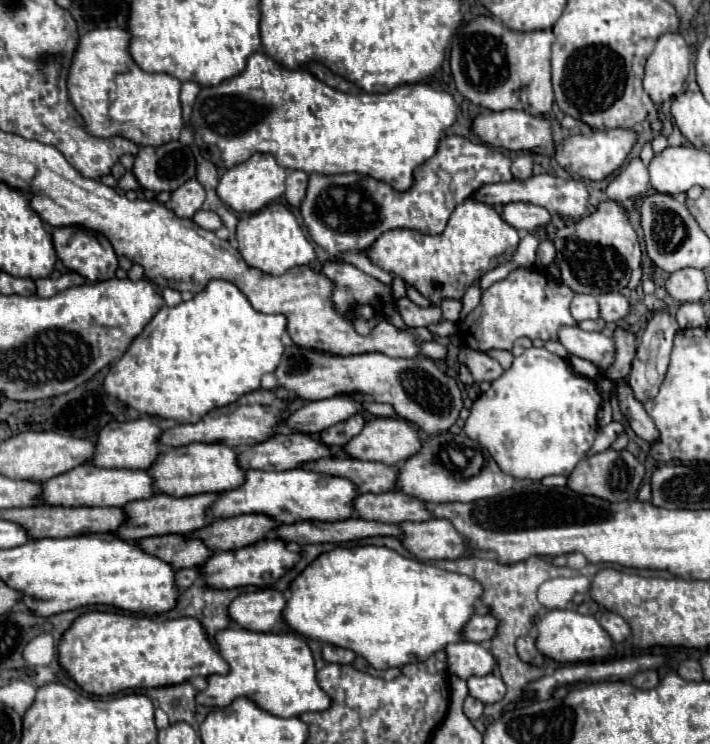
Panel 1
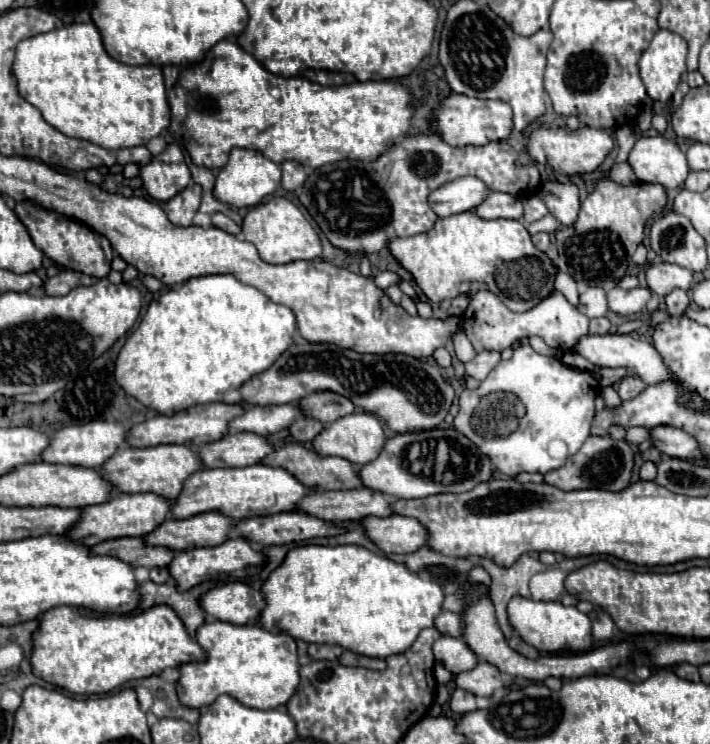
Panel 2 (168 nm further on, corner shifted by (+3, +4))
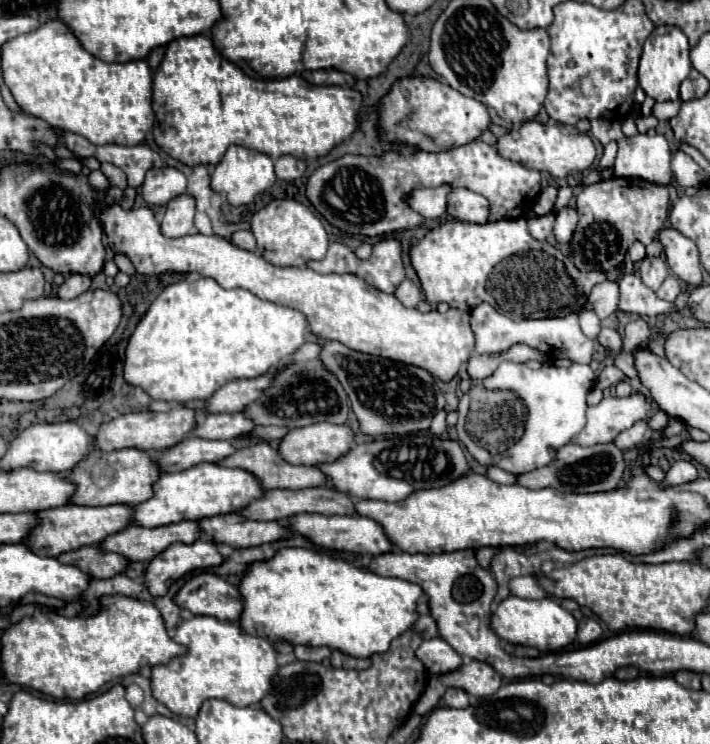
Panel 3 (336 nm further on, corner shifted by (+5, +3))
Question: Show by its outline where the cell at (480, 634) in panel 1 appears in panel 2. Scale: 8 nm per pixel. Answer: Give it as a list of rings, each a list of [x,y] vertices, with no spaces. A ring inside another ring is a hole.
[[[441,612],[435,618],[435,628],[445,634],[445,636],[455,636],[459,638],[463,634],[463,626],[461,626],[461,618],[455,612]]]

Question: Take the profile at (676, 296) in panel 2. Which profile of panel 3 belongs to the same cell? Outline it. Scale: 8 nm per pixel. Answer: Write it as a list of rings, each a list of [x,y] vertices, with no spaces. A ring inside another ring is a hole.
[[[669,275],[669,277],[663,281],[663,285],[659,287],[657,297],[659,297],[659,299],[663,299],[663,301],[675,301],[679,293],[681,293],[681,287],[679,287],[677,277]]]

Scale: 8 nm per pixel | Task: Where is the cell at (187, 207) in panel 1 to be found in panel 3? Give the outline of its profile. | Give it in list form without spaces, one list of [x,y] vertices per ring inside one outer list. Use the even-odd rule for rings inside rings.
[[[179,195],[165,207],[165,217],[161,221],[161,233],[165,237],[183,237],[193,227],[195,199],[191,195]]]

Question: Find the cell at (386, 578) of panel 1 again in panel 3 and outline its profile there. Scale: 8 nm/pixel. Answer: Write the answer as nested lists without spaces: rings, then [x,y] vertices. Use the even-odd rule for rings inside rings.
[[[293,547],[279,549],[275,557],[265,563],[253,563],[251,569],[243,575],[239,589],[245,597],[241,629],[253,635],[265,635],[271,641],[283,639],[291,645],[325,645],[353,657],[371,657],[385,653],[395,637],[413,629],[419,619],[417,599],[423,595],[423,589],[417,583],[377,575],[371,569],[363,569],[347,559],[337,559],[329,553]]]

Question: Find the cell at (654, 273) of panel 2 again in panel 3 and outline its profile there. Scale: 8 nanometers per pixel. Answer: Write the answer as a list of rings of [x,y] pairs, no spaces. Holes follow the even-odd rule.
[[[645,257],[643,261],[639,261],[639,275],[649,289],[657,291],[661,283],[669,277],[669,269],[661,257]]]

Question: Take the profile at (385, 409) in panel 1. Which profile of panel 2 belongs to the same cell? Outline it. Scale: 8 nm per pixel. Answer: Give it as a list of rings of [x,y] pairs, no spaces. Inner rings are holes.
[[[313,392],[311,396],[303,396],[297,400],[299,408],[307,408],[307,418],[323,420],[323,424],[331,424],[353,412],[351,400],[339,396],[337,392]]]

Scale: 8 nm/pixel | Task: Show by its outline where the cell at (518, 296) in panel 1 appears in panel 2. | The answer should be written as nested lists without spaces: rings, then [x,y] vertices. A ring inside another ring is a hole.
[[[481,290],[471,298],[469,308],[463,314],[461,326],[467,338],[471,340],[475,352],[483,352],[483,350],[501,352],[509,348],[515,340],[531,338],[531,336],[543,338],[545,344],[549,344],[555,350],[569,352],[569,350],[575,350],[575,344],[579,342],[581,336],[589,334],[589,318],[583,316],[575,306],[571,306],[561,292],[553,292],[549,298],[539,302],[535,308],[523,314],[515,314],[507,310],[495,294],[491,294],[489,290]]]

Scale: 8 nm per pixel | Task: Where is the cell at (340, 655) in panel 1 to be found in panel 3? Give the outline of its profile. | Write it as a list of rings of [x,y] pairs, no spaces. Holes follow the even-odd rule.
[[[295,647],[295,657],[299,661],[317,661],[317,663],[323,663],[331,657],[331,649],[329,647]]]

